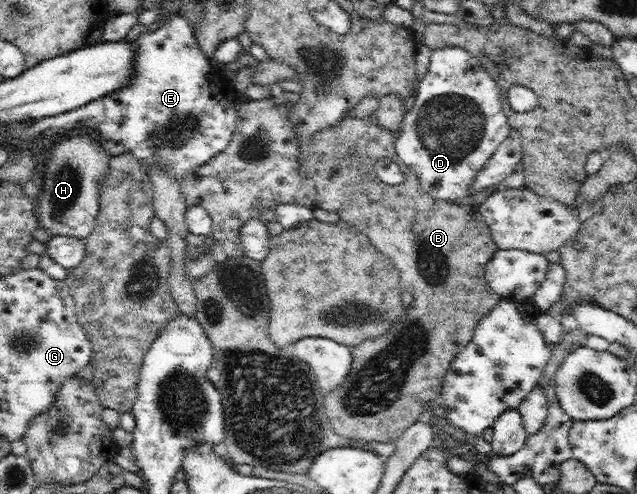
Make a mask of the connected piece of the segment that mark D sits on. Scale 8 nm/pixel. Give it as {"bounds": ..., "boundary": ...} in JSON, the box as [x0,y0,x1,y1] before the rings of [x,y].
{"bounds":[396,47,511,201],"boundary":[[[440,47],[430,55],[426,75],[416,85],[416,98],[409,102],[398,141],[396,154],[400,161],[420,180],[424,191],[436,201],[462,199],[472,195],[474,177],[484,168],[499,146],[511,133],[506,113],[503,112],[501,91],[489,71],[468,50],[461,47]]]}

